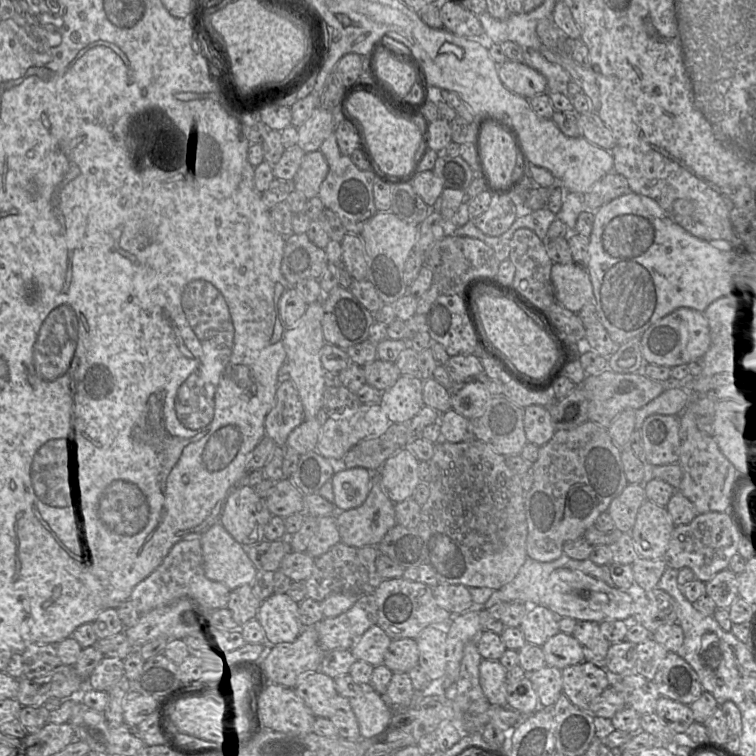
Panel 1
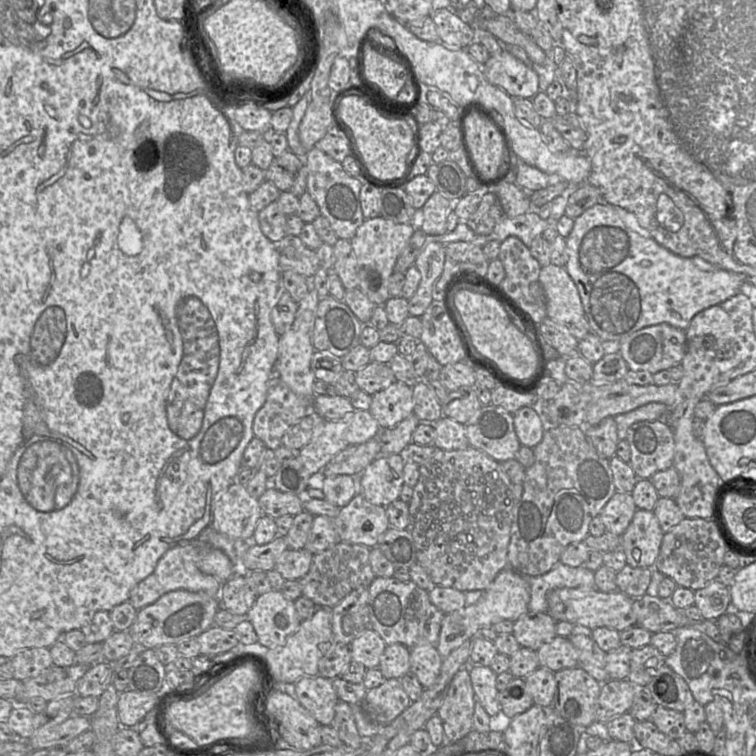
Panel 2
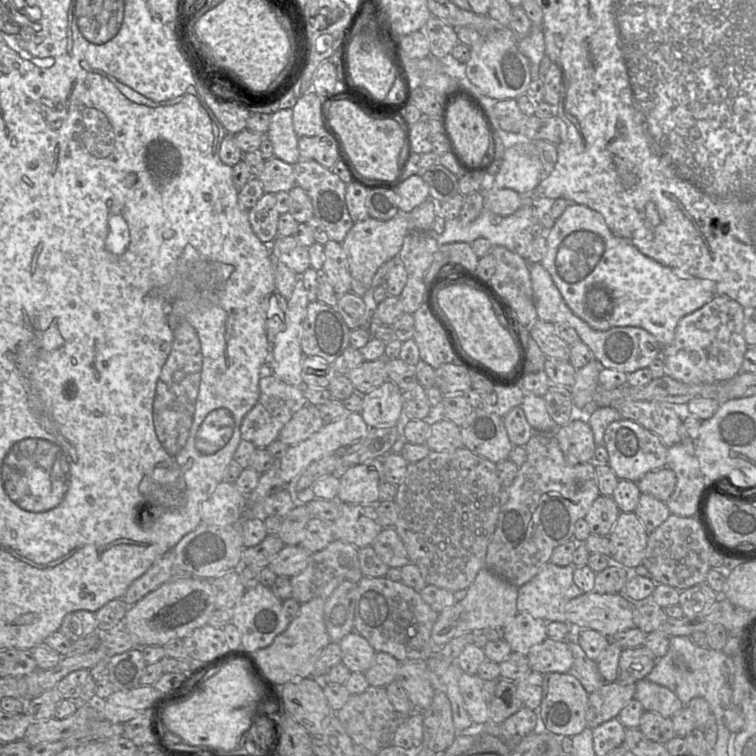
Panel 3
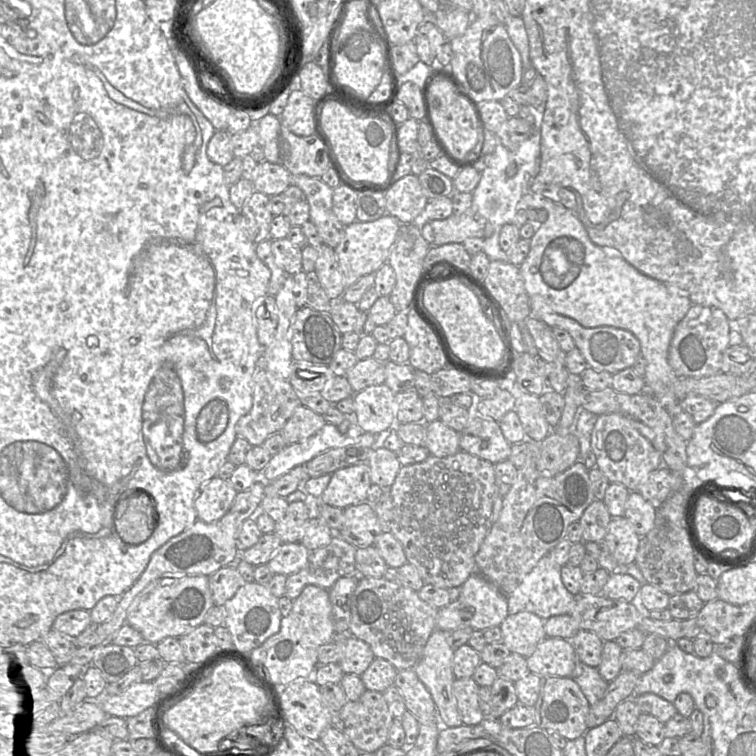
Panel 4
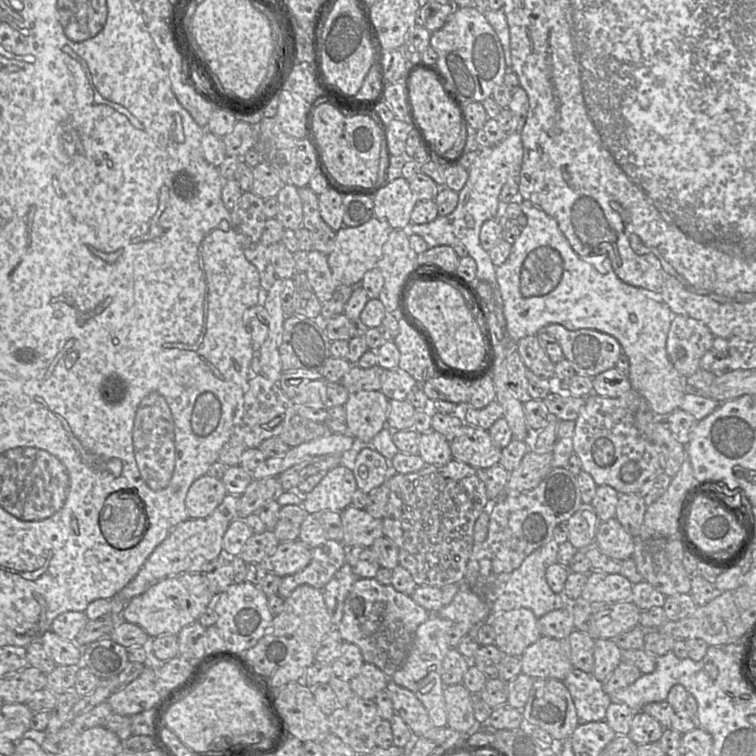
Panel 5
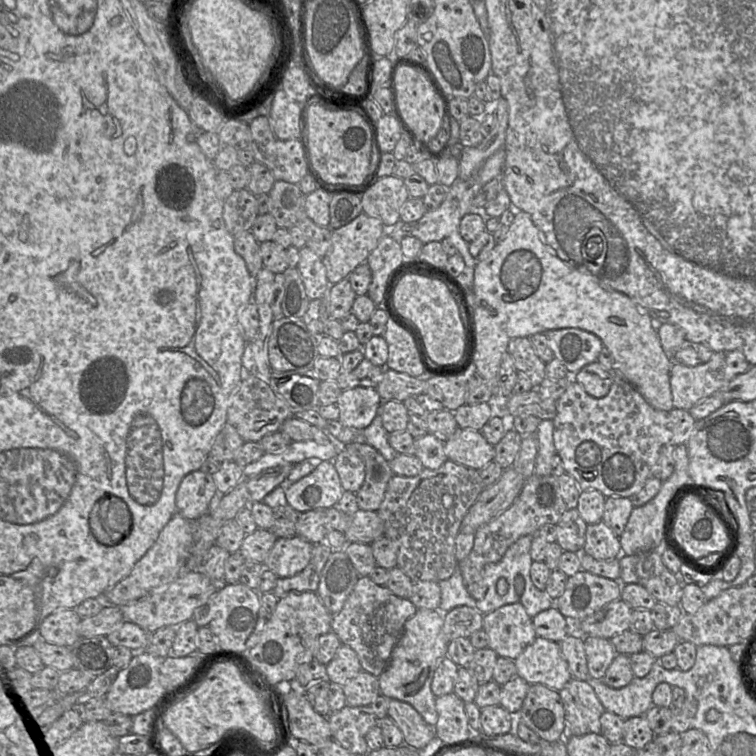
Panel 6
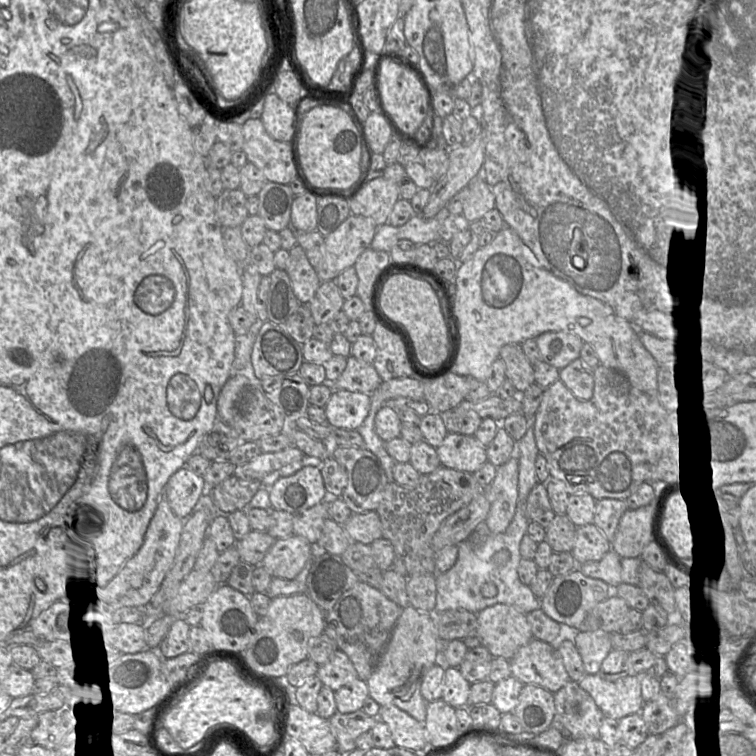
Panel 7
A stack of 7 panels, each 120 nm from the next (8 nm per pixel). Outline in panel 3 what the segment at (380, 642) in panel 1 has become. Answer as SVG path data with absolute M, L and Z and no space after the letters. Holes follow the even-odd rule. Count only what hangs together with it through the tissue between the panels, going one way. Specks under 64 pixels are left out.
M355 631L340 642L341 662L353 673L365 673L371 666L376 651L369 642Z

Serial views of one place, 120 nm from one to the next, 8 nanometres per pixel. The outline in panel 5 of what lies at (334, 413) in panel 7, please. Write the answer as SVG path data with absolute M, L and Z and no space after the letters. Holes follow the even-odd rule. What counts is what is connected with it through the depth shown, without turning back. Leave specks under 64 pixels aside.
M380 390L350 393L344 404L348 434L370 442L387 425L389 399Z

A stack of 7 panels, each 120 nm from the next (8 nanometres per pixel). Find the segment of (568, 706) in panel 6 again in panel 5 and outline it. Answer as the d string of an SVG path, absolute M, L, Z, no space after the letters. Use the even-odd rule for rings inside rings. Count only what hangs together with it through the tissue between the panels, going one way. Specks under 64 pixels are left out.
M574 667L563 682L571 694L580 724L605 721L607 708L611 704L605 683L592 673Z

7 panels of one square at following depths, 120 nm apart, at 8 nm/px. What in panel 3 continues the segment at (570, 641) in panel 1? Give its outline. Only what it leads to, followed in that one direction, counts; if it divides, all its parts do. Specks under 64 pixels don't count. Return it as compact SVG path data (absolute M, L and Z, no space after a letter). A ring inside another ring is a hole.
M547 637L542 643L533 646L528 655L530 671L547 673L569 673L573 665L573 656L568 640Z

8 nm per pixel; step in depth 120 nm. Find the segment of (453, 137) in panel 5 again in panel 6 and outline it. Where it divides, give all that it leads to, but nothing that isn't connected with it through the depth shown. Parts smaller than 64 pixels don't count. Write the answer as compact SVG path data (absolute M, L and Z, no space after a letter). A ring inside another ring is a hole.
M402 65L396 70L394 85L394 96L404 121L420 140L429 142L438 134L442 127L444 115L449 112L432 80L426 73Z

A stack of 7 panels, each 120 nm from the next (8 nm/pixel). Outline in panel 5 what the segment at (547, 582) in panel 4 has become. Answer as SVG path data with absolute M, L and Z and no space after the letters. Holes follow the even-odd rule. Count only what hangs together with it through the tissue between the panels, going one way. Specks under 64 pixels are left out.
M541 548L534 550L529 554L522 564L514 570L504 587L501 588L501 594L490 603L491 615L497 615L505 611L526 608L531 610L537 619L545 614L564 608L568 602L562 594L555 593L546 581L547 565L543 560Z

